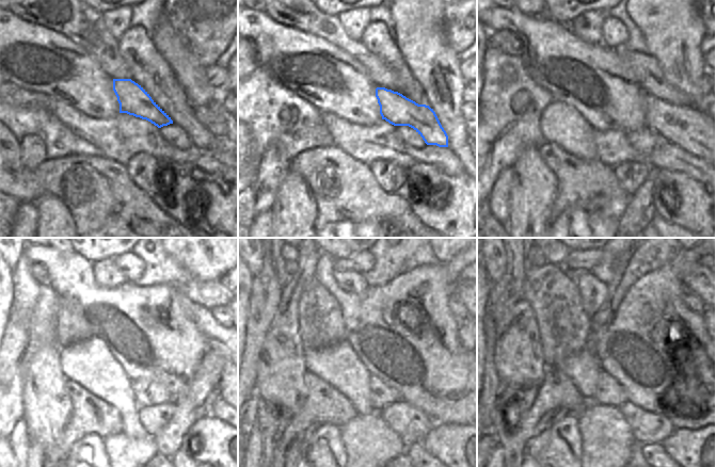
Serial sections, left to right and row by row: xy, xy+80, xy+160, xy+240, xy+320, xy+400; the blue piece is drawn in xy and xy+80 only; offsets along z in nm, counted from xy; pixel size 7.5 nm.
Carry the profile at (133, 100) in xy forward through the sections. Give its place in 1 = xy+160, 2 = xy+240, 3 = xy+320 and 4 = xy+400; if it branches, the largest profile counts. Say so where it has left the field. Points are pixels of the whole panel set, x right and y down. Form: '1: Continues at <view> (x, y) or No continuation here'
1: Continues at xy+160 (691, 130)
2: Continues at xy+240 (216, 375)
3: No continuation here
4: No continuation here

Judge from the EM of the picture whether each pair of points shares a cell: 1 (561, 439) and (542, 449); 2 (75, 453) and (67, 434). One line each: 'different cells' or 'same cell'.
1: same cell
2: different cells

